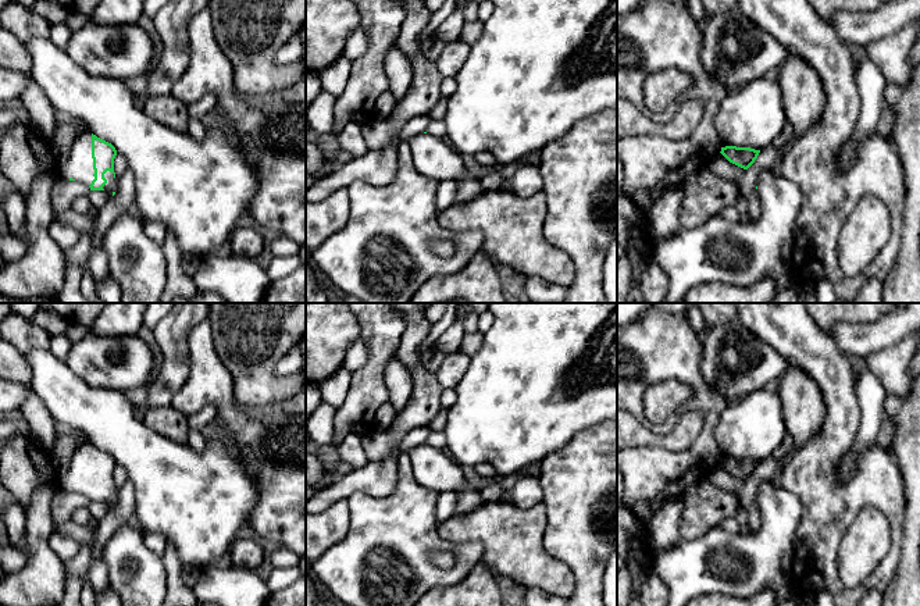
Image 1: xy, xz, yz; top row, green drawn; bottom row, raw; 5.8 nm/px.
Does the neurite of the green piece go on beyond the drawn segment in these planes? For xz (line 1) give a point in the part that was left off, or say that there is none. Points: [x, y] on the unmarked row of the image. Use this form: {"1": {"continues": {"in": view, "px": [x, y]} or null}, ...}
{"1": {"continues": null}}

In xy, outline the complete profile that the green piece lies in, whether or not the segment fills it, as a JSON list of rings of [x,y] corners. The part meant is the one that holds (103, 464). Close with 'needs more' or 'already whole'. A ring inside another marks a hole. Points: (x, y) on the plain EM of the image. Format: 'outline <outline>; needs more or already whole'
outline [[[85,442],[72,454],[68,471],[57,477],[60,491],[76,492],[90,502],[110,502],[113,507],[118,499],[114,484],[115,459]]]; needs more

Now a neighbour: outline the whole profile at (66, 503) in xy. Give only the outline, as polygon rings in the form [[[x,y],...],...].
[[[58,491],[51,503],[51,518],[54,523],[54,530],[60,524],[68,521],[79,507],[88,507],[89,505],[90,499],[82,493]]]

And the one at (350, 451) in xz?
[[[356,434],[347,435],[336,446],[336,450],[340,461],[350,464],[353,468],[361,468],[370,463],[363,445],[363,438]]]

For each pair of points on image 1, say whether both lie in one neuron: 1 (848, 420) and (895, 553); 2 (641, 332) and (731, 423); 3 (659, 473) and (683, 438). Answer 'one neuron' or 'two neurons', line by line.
1: one neuron
2: two neurons
3: two neurons

